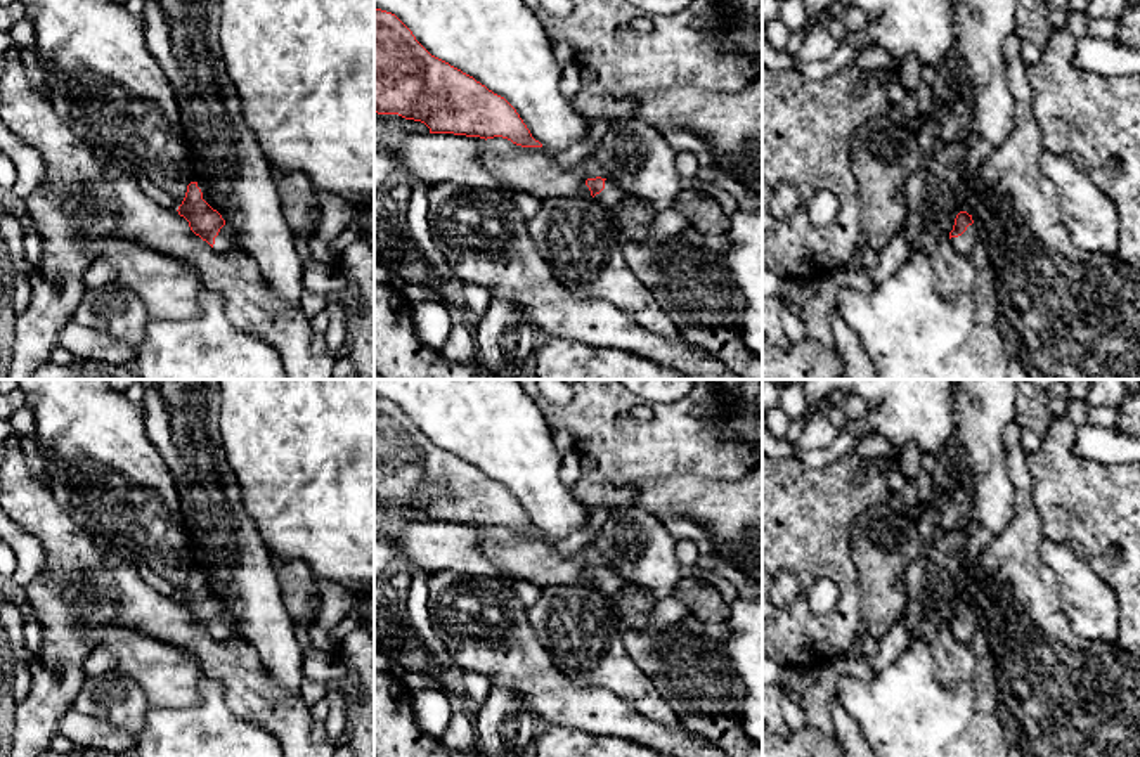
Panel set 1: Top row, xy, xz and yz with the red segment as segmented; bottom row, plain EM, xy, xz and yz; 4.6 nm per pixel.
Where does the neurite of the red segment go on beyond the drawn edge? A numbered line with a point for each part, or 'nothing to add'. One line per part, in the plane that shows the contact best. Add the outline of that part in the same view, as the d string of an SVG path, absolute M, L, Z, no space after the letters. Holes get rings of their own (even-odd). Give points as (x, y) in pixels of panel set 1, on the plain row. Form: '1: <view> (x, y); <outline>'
1: yz (964, 631); M975 611L968 613L962 624L951 625L949 629L960 641L970 644L975 631L979 629Z

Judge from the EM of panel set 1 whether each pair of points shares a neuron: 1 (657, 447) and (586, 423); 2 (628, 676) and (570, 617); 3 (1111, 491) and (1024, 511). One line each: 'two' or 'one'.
1: one
2: one
3: two

